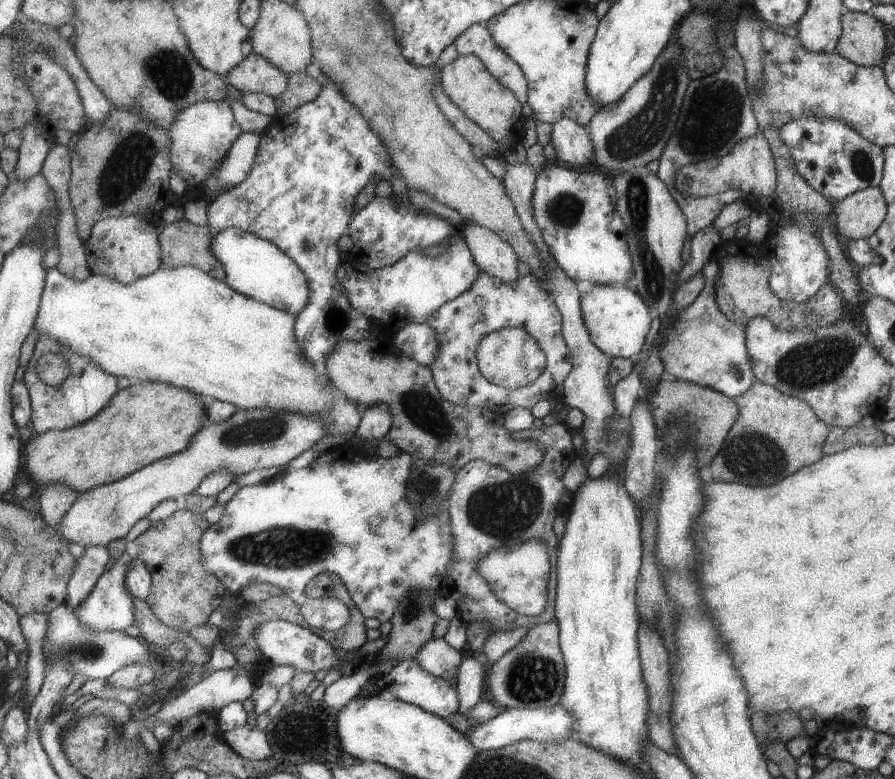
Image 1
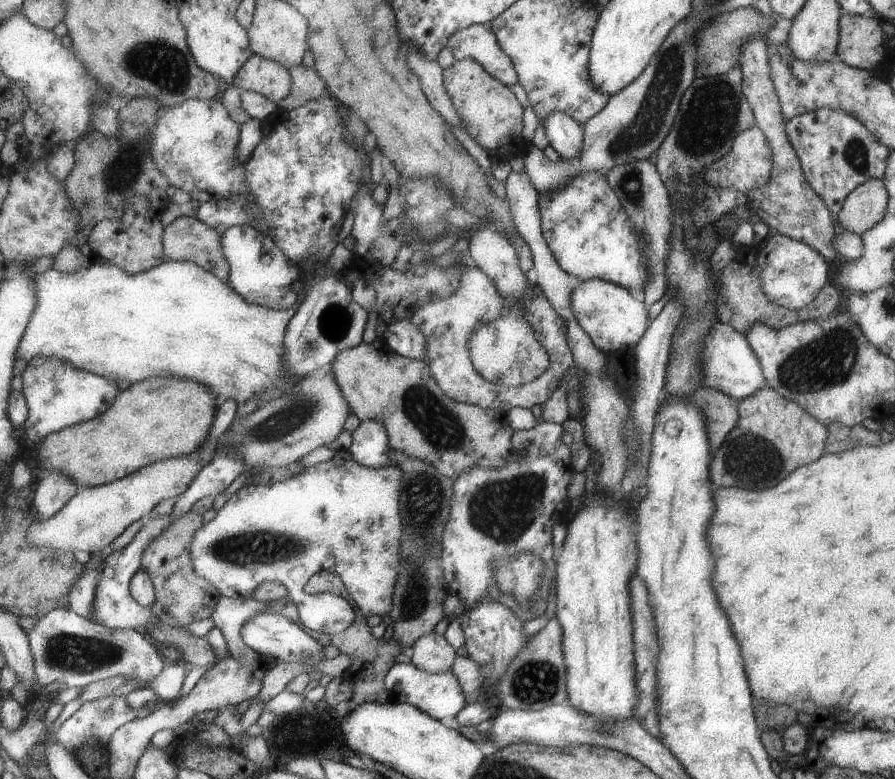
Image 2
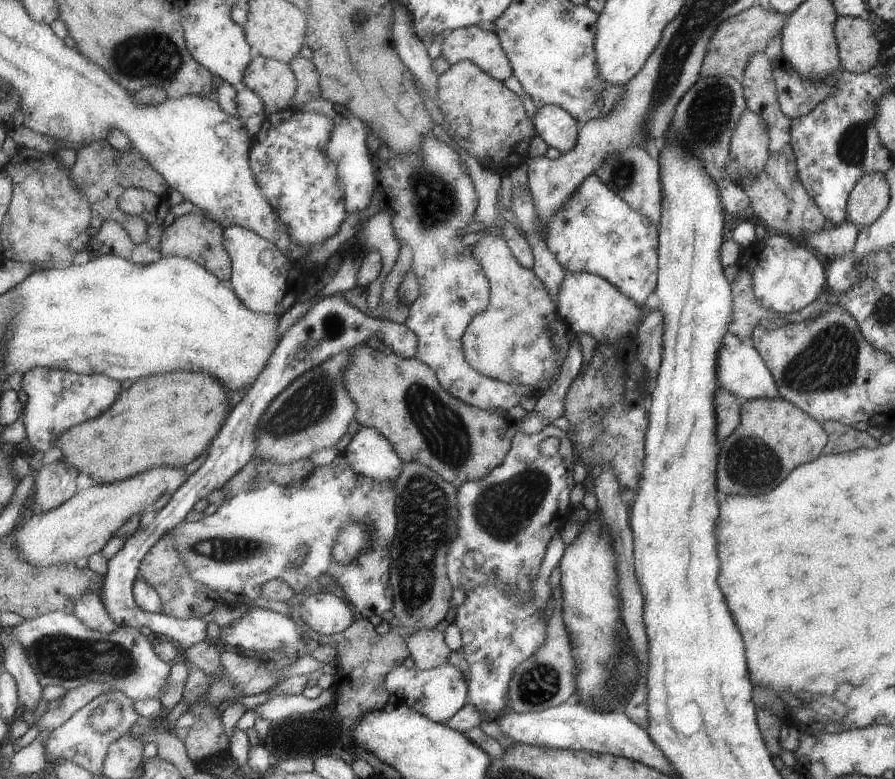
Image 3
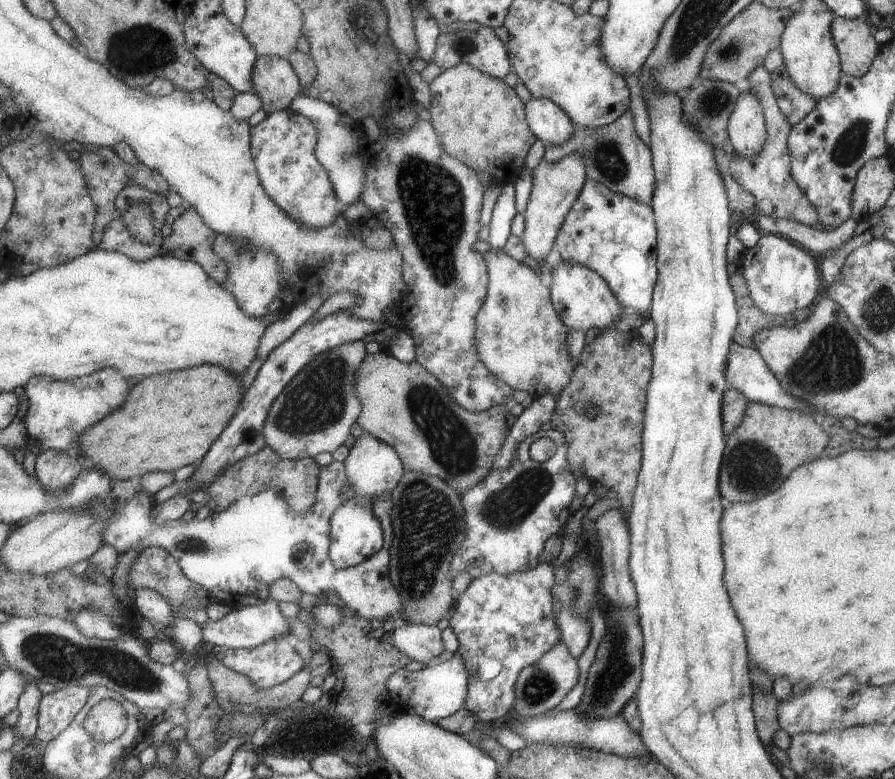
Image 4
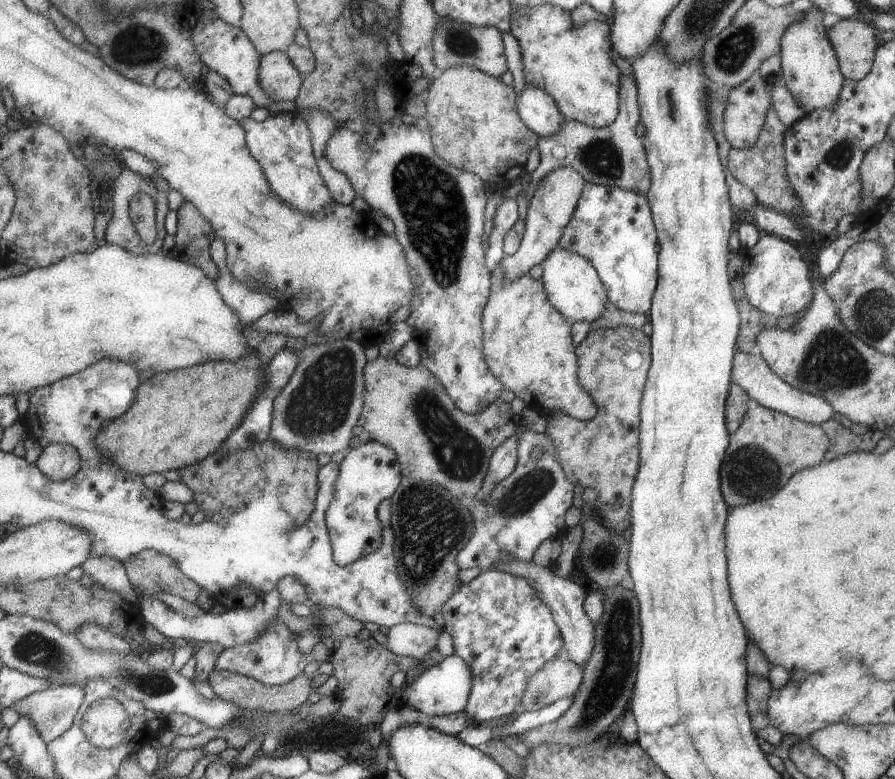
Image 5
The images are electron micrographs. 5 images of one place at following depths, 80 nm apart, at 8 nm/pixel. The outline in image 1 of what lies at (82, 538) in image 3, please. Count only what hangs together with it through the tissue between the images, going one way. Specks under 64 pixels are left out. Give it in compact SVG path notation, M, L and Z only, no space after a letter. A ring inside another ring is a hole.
M237 409L225 420L201 427L183 450L168 457L161 457L157 462L143 467L124 479L101 485L87 492L80 492L79 498L63 518L62 527L57 530L69 542L84 544L86 548L91 545L107 546L109 542L127 536L142 518L153 517L157 504L162 500L175 499L177 496L192 493L208 475L220 469L229 471L234 480L251 470L261 470L271 466L280 466L285 469L289 460L309 449L322 436L327 436L326 424L327 422L322 417L308 419L301 415L271 409Z

